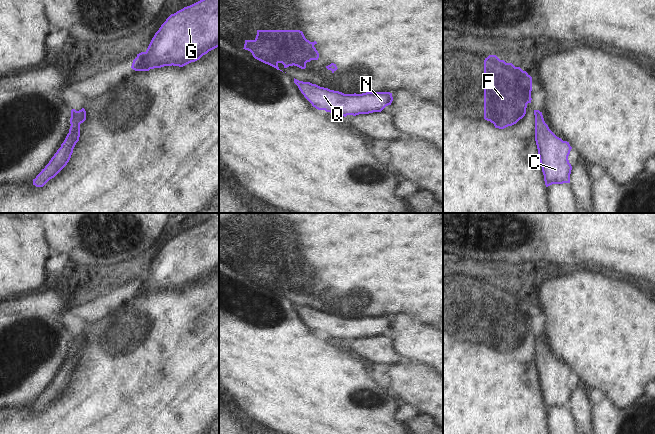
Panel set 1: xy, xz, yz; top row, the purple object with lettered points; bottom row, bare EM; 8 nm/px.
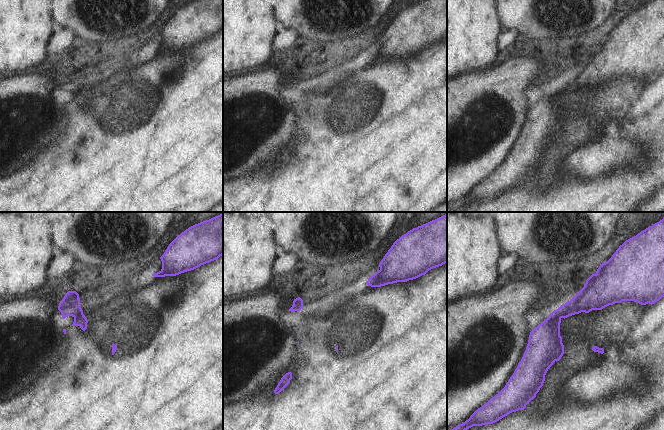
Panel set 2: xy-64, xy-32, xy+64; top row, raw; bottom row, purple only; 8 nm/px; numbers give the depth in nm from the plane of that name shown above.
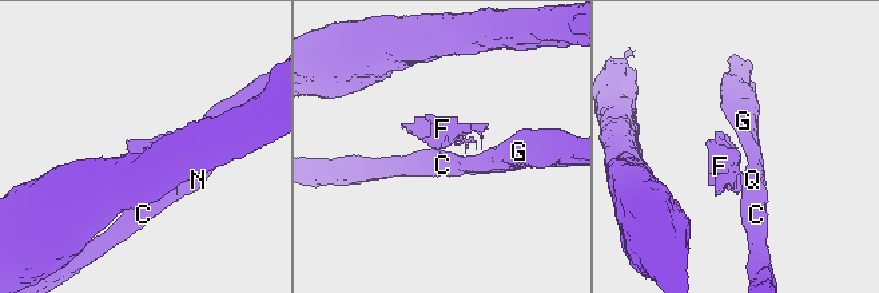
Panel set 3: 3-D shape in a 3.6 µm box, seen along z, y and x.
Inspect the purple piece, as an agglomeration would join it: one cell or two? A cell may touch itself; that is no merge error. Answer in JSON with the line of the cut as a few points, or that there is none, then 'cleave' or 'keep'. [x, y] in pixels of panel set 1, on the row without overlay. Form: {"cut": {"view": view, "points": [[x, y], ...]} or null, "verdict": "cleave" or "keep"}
{"cut": {"view": "xy", "points": [[77, 335], [71, 349]]}, "verdict": "cleave"}

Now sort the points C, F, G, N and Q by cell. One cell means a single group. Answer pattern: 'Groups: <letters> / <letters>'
Groups: C G N Q / F.

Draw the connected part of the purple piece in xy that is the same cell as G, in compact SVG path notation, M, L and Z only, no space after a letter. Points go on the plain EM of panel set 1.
M219 218L209 219L171 238L155 257L147 274L137 278L131 292L135 295L149 295L172 289L183 291L199 284L217 271L219 271Z

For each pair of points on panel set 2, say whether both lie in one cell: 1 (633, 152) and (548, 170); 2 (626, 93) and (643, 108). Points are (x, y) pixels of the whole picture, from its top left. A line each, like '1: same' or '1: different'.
1: different
2: different

